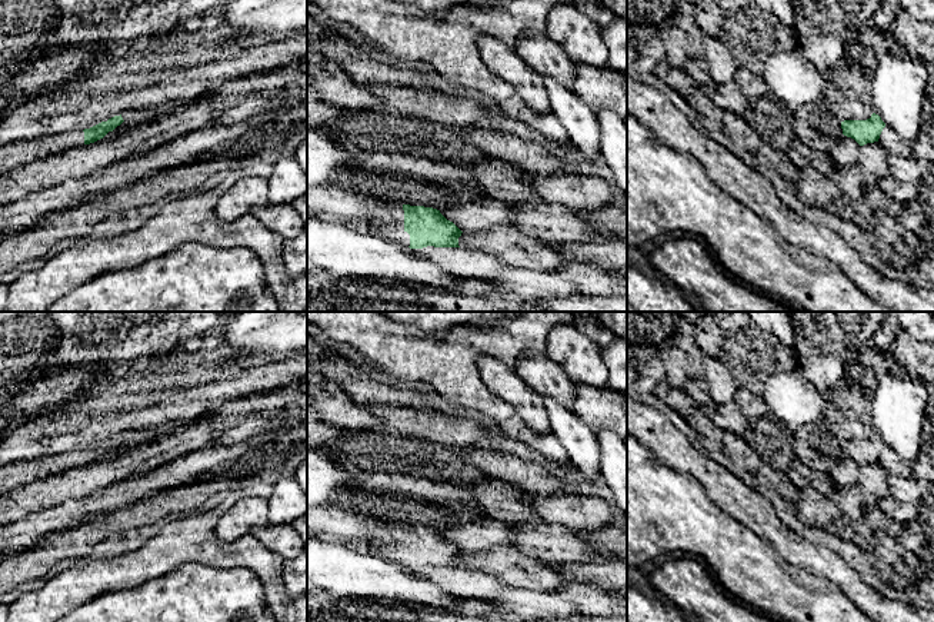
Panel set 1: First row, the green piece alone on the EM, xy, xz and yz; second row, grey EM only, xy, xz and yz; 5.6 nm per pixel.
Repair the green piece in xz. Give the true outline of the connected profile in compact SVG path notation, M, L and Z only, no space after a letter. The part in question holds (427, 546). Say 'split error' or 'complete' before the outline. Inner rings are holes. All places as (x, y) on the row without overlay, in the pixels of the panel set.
split error | M391 525L391 545L370 543L371 555L393 561L404 568L460 568L461 551L440 530L424 526Z

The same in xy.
split error | M114 436L90 449L71 450L61 455L43 456L33 460L9 463L0 466L0 498L19 486L37 479L49 478L54 473L70 470L77 466L90 465L103 459L123 443L123 438Z

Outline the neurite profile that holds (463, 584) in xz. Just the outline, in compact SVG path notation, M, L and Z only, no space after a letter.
M427 566L423 569L413 569L413 573L460 599L488 601L508 588L496 576L460 568Z

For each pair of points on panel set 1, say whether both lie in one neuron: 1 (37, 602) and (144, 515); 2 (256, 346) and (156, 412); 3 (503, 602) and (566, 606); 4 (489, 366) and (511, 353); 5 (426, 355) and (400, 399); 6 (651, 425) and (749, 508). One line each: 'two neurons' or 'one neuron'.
1: two neurons
2: two neurons
3: one neuron
4: two neurons
5: two neurons
6: one neuron

